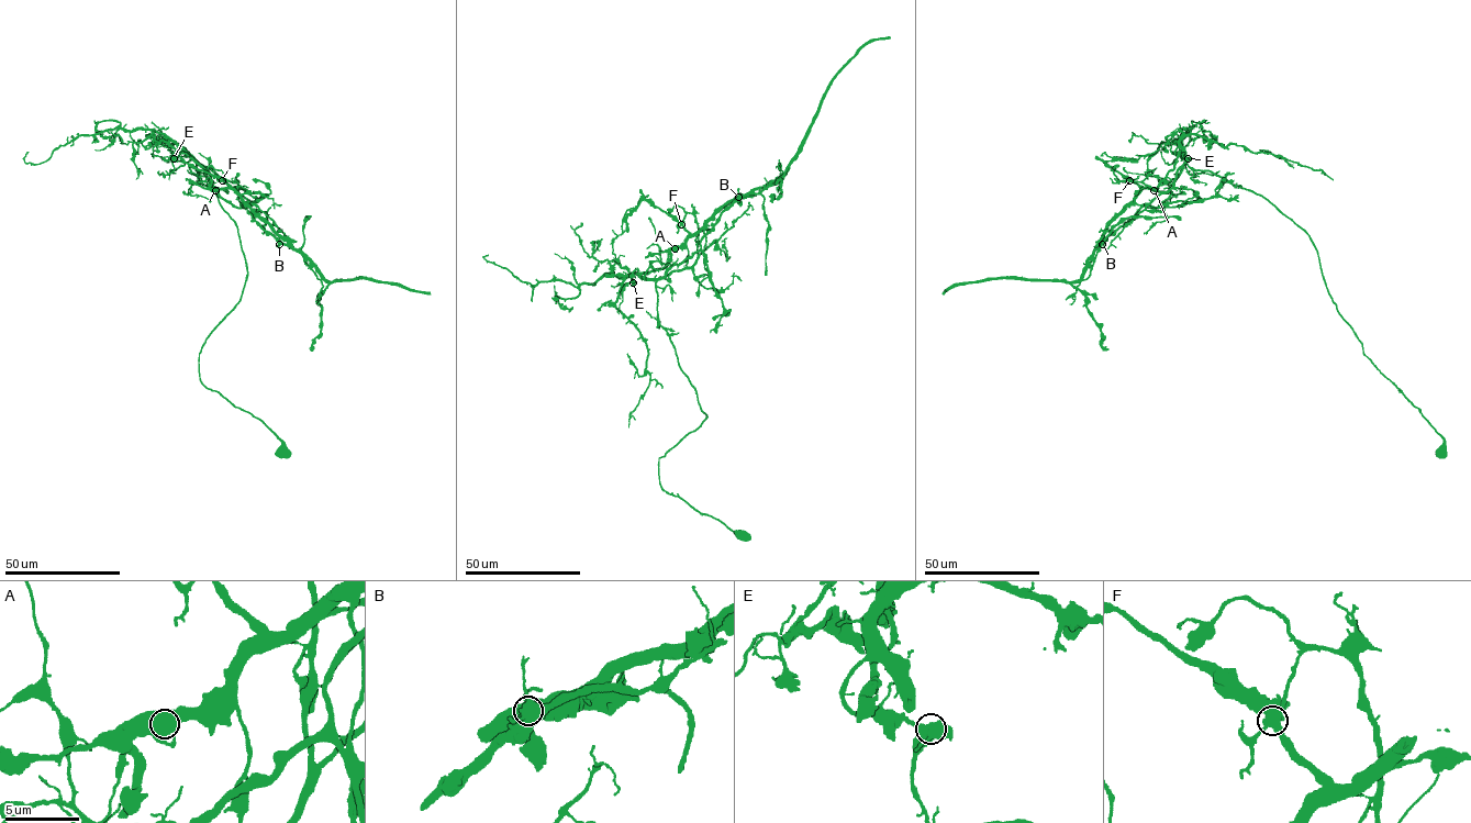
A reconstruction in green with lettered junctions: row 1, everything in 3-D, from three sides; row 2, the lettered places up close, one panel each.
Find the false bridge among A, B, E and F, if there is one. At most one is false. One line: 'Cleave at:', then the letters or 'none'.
Cleave at: F

